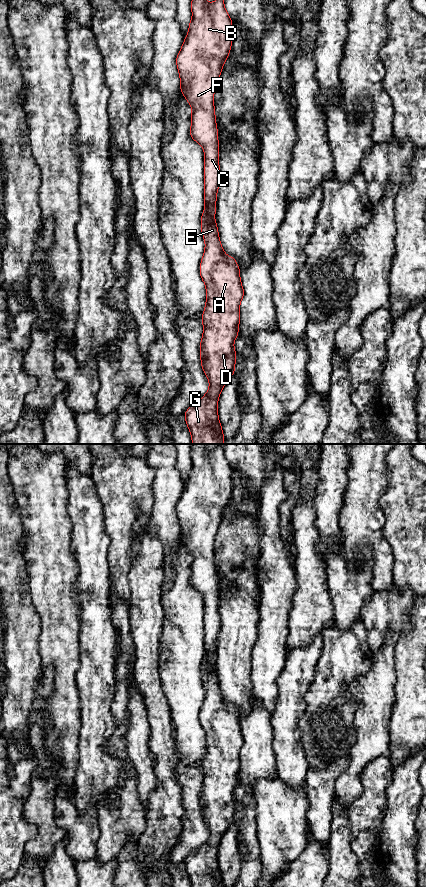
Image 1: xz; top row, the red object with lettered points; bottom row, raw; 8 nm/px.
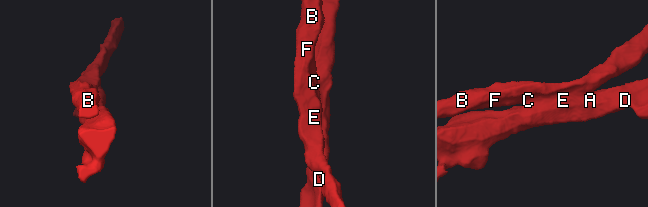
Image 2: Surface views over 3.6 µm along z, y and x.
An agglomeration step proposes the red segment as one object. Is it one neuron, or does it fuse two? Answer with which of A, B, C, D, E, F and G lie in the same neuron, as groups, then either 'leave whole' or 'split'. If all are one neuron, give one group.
A D E G / B C F; split

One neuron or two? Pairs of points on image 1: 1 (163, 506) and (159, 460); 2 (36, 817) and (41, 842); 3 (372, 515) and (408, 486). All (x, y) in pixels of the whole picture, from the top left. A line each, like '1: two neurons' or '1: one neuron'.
1: one neuron
2: one neuron
3: two neurons

